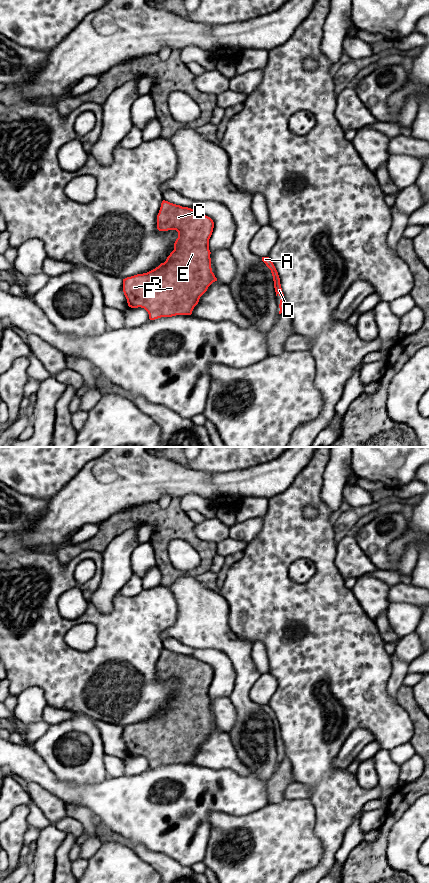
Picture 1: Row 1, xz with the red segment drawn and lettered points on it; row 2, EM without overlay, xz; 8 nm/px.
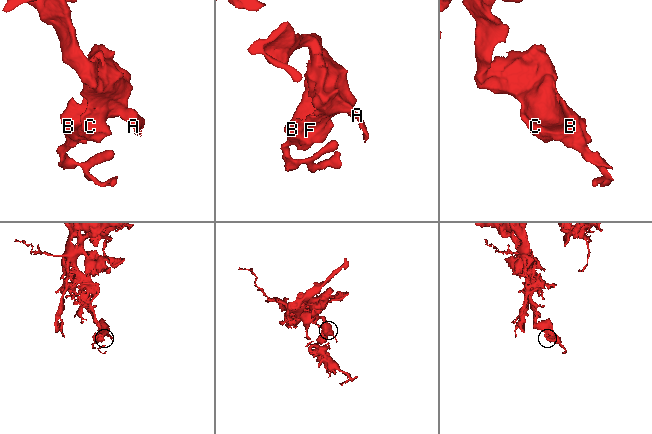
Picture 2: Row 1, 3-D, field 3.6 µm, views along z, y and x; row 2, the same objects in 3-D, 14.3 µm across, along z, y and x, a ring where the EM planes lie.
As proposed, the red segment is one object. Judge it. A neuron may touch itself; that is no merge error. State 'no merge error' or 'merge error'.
no merge error

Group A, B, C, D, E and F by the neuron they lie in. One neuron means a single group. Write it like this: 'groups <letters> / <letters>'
groups A B C D E F

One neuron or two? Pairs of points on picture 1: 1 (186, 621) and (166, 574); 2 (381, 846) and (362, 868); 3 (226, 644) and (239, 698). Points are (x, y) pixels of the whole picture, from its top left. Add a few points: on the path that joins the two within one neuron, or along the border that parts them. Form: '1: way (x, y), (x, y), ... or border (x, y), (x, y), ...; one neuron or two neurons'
1: border (193, 577), (180, 576), (169, 587); two neurons
2: way (376, 851), (367, 863); one neuron
3: way (239, 657), (242, 660), (242, 685); one neuron

